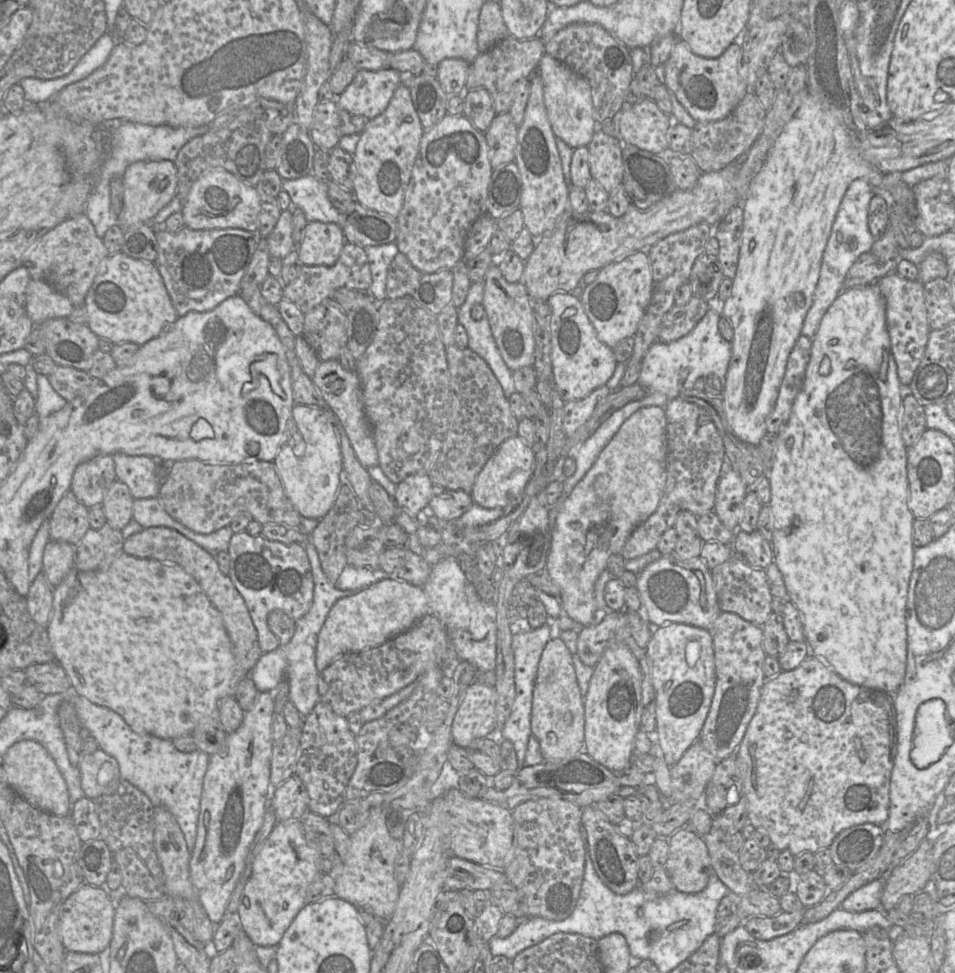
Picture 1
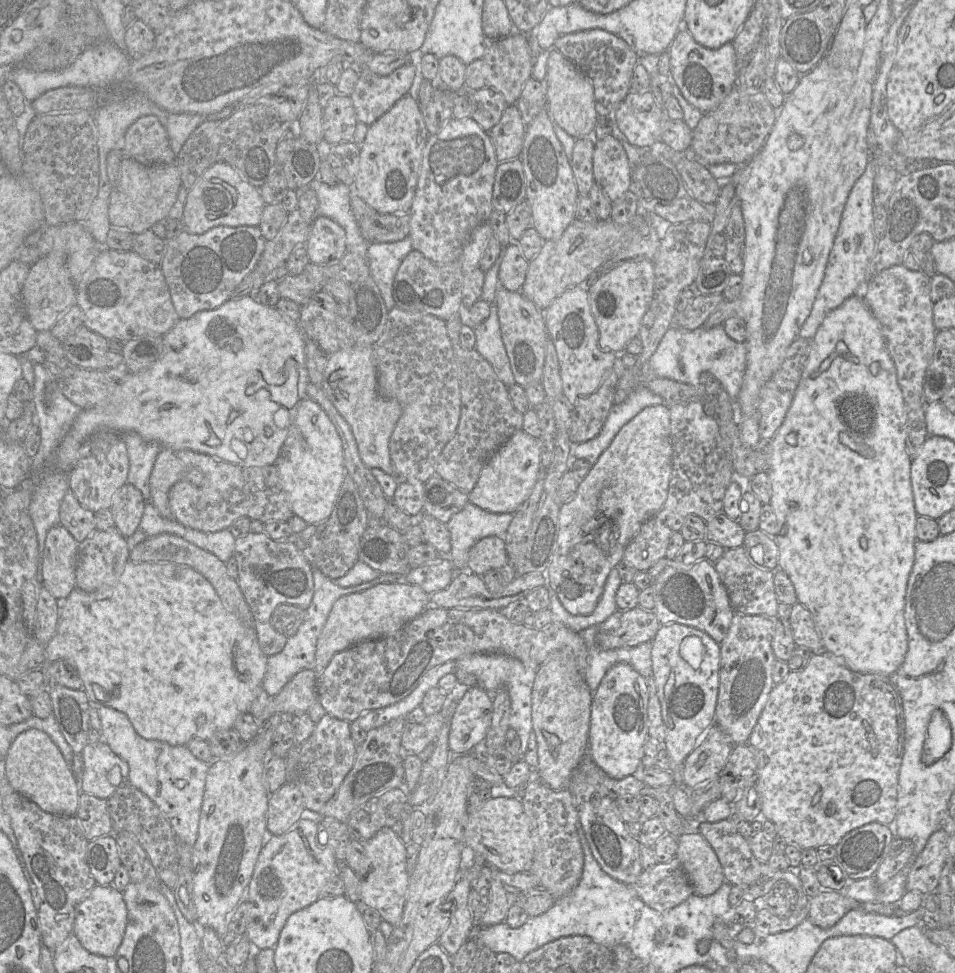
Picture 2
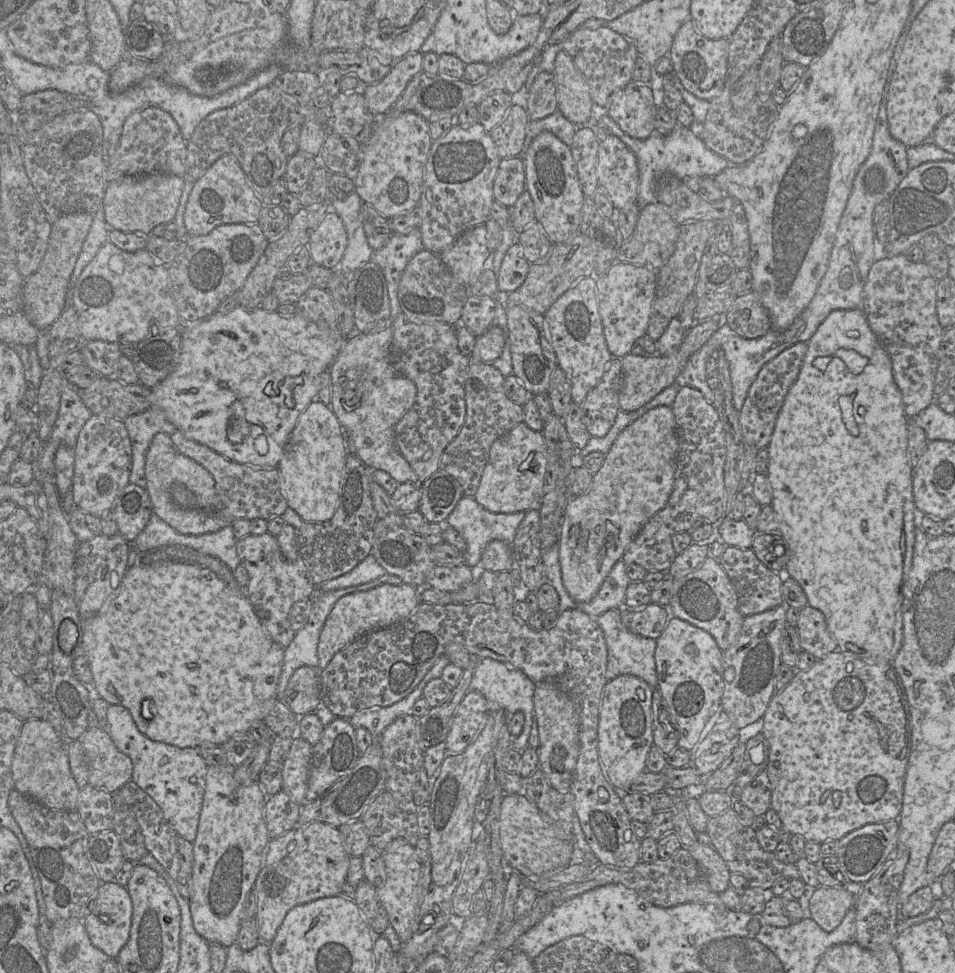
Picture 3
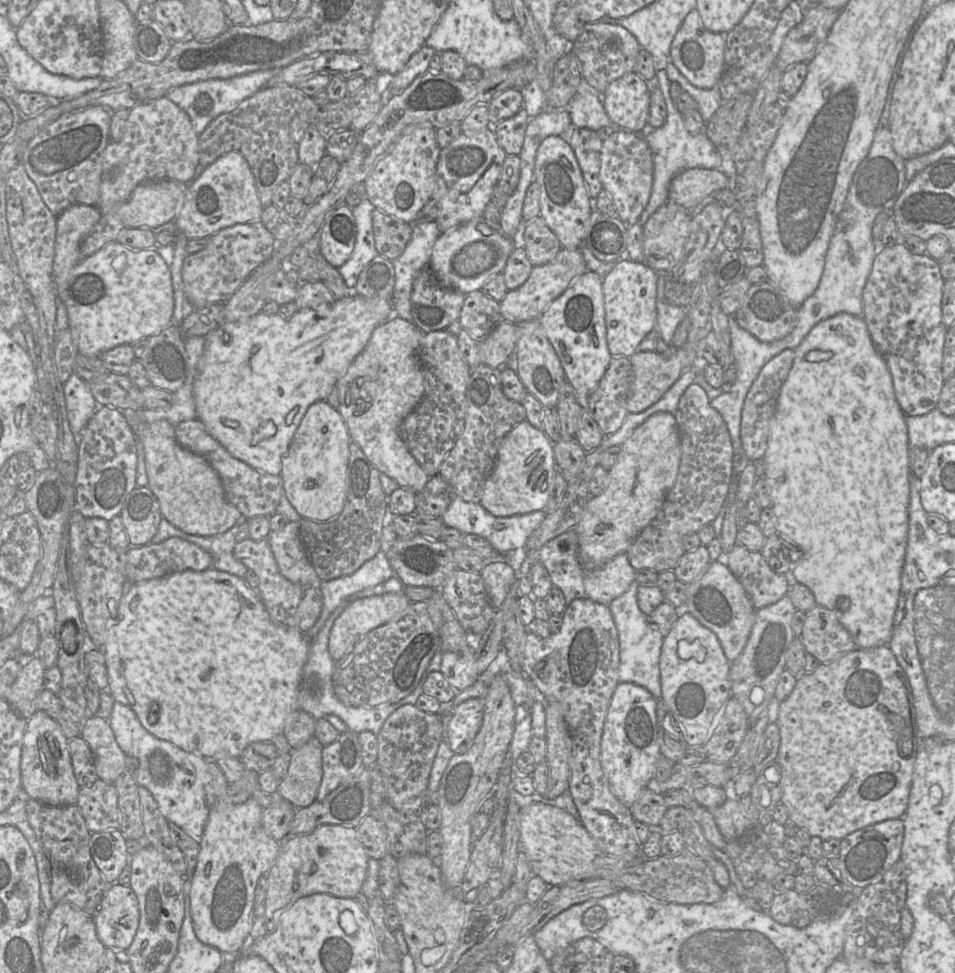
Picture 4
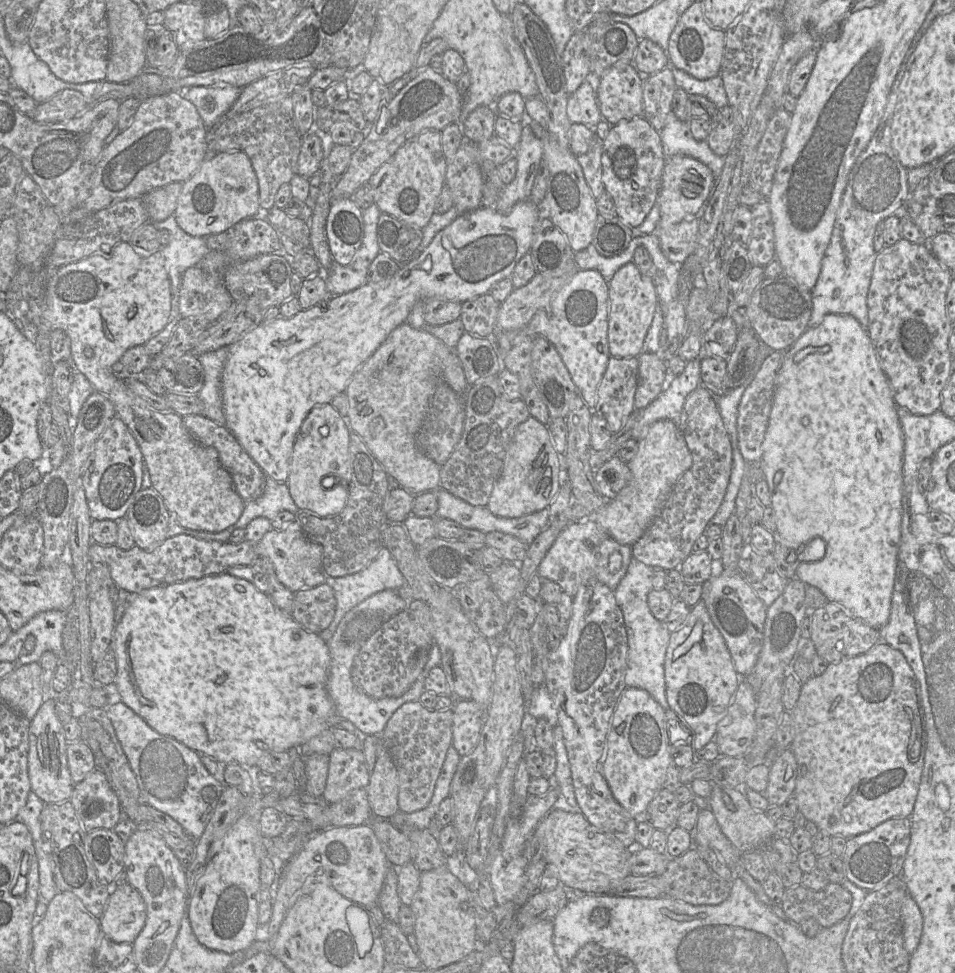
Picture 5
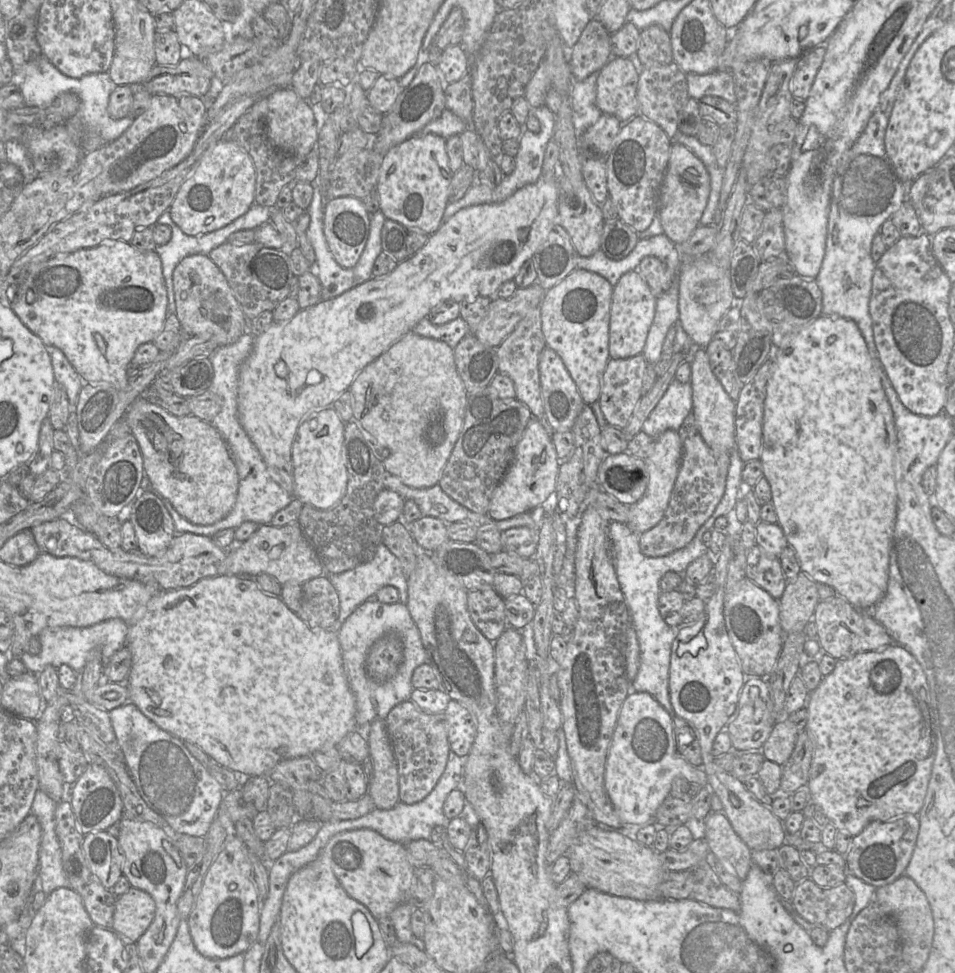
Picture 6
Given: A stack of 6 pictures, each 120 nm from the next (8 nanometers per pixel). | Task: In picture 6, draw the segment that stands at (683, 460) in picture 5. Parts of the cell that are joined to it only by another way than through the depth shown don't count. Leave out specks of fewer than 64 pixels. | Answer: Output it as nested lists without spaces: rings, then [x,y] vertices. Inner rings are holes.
[[[668,429],[655,438],[652,453],[644,459],[649,473],[649,482],[642,498],[629,505],[628,527],[642,534],[653,528],[663,518],[678,475],[682,455],[682,442],[678,431]]]

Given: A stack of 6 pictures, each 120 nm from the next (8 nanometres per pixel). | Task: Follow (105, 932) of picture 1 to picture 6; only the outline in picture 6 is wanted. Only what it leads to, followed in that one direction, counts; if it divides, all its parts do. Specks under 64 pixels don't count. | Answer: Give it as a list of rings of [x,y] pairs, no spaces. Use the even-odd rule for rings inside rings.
[[[131,886],[116,899],[112,929],[125,942],[137,943],[153,921],[155,908],[149,893]]]

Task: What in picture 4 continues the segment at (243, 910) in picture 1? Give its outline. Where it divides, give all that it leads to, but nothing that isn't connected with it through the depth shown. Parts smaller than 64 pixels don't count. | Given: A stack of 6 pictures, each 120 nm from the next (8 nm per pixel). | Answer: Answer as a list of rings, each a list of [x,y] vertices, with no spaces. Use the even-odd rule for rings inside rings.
[[[325,824],[309,834],[288,836],[280,843],[280,852],[267,873],[268,890],[264,901],[267,933],[276,930],[281,914],[301,897],[327,893],[340,898],[354,898],[361,892],[369,856],[356,828]]]

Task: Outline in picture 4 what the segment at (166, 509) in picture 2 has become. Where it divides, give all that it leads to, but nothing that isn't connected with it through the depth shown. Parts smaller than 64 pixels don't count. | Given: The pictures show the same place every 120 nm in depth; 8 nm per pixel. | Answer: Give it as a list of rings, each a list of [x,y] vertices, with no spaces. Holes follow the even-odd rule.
[[[138,411],[122,412],[135,437],[143,444],[148,487],[159,501],[162,516],[183,532],[198,536],[224,533],[239,522],[242,514],[227,500],[219,475],[205,458],[179,444],[175,426],[170,422],[145,422]]]

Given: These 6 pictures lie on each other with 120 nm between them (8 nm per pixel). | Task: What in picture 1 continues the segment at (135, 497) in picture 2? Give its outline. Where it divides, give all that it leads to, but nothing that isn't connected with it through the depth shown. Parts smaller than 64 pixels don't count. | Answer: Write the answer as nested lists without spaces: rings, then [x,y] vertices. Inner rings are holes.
[[[117,479],[106,492],[102,507],[108,523],[113,529],[122,531],[132,519],[134,498],[129,487]]]

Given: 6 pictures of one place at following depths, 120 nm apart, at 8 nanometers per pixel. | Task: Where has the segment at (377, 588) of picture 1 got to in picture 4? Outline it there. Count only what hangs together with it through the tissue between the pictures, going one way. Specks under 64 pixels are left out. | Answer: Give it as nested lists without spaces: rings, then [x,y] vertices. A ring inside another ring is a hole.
[[[403,591],[361,598],[348,604],[334,621],[329,634],[328,650],[332,659],[336,662],[349,654],[361,638],[375,628],[389,622],[394,616],[405,610],[410,603]]]

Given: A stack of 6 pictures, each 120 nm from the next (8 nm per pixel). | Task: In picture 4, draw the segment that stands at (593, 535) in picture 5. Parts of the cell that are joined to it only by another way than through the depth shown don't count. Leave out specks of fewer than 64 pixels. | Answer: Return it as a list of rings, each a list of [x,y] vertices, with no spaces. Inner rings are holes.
[[[575,528],[551,539],[539,550],[526,550],[525,563],[529,567],[540,561],[551,578],[553,586],[564,593],[567,606],[575,599],[590,599],[594,602],[607,605],[625,593],[635,581],[635,569],[629,562],[626,553],[621,553],[608,560],[599,568],[589,570],[583,567],[579,560],[579,538]]]

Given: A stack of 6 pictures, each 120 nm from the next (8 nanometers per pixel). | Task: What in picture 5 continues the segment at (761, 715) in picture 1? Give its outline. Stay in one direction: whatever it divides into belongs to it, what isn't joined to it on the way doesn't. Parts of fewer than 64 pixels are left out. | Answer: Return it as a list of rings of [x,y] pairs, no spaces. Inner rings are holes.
[[[880,641],[875,646],[873,646],[871,649],[869,649],[867,652],[857,655],[851,658],[842,659],[839,662],[835,663],[829,663],[827,669],[825,672],[819,676],[813,676],[808,681],[803,683],[799,699],[795,705],[795,707],[790,711],[792,715],[792,721],[793,721],[793,727],[794,727],[794,739],[790,745],[790,748],[792,752],[794,753],[794,756],[796,758],[797,764],[798,764],[798,774],[796,779],[796,787],[794,790],[793,795],[795,796],[799,811],[804,815],[804,817],[813,823],[818,827],[819,831],[826,832],[829,836],[835,836],[839,835],[846,839],[849,839],[851,837],[860,835],[862,833],[868,832],[881,824],[882,822],[895,818],[895,817],[910,817],[913,809],[914,804],[916,801],[916,797],[918,794],[920,781],[921,781],[921,775],[923,771],[924,766],[924,757],[925,757],[925,751],[926,751],[926,733],[925,729],[923,728],[923,720],[921,719],[921,696],[920,696],[920,686],[918,683],[918,680],[911,669],[910,665],[908,664],[906,658],[897,649],[892,648],[885,642]]]

